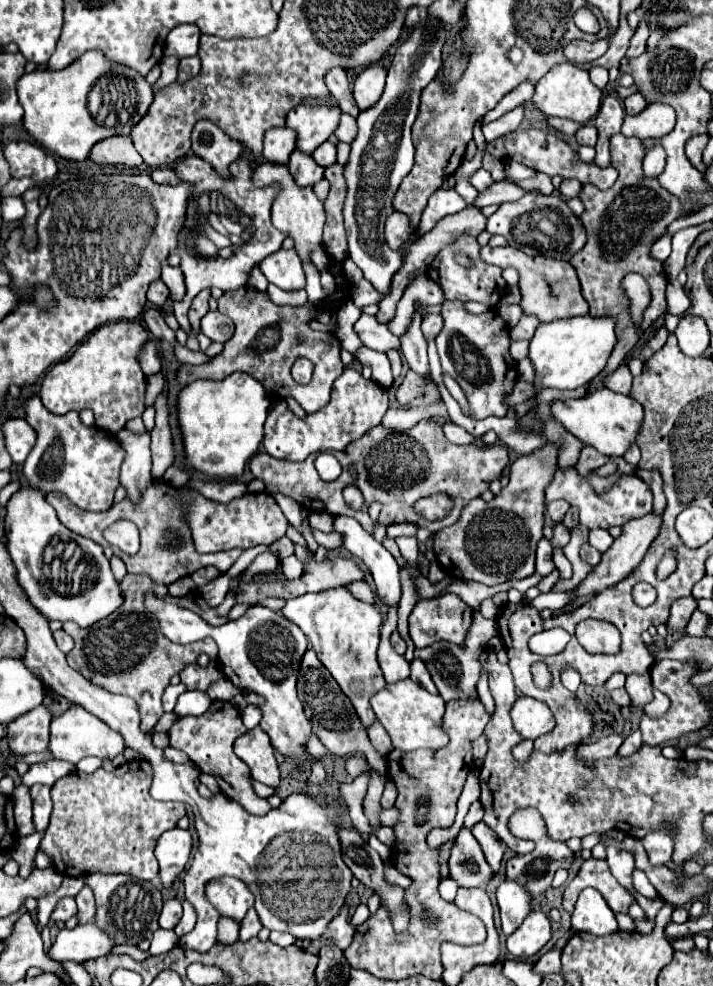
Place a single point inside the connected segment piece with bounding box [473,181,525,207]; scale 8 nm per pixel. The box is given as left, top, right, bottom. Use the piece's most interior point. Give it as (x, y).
(498, 193)

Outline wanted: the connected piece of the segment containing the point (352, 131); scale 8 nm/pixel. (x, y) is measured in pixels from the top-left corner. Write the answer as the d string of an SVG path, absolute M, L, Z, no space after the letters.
M341 115L341 123L339 123L339 129L335 131L335 135L339 137L339 141L345 141L345 143L353 143L353 139L357 137L357 121L351 117L351 115Z

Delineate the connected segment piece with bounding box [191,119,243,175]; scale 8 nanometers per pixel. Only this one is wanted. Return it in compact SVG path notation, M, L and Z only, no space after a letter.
M201 119L195 123L193 133L193 153L209 163L213 163L215 171L221 171L227 175L229 163L237 161L243 153L243 145L235 139L231 139L221 127L217 127L209 119Z

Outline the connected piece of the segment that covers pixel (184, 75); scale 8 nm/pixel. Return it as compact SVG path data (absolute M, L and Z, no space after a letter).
M185 57L179 65L179 81L187 81L199 73L199 57Z

